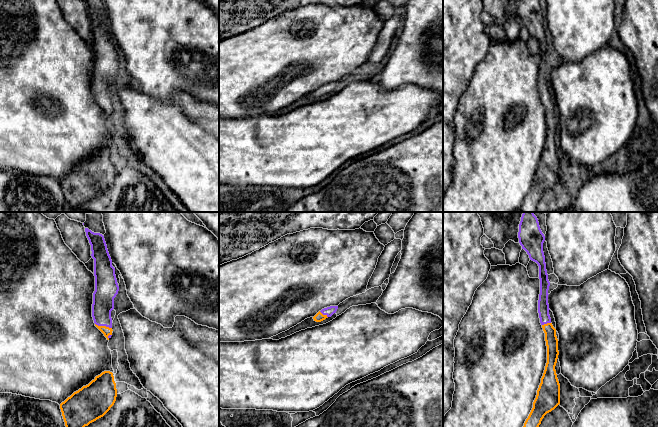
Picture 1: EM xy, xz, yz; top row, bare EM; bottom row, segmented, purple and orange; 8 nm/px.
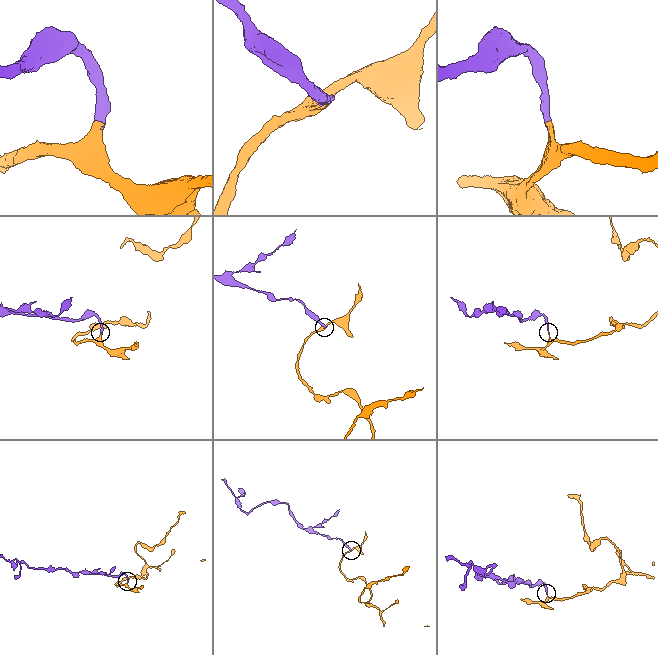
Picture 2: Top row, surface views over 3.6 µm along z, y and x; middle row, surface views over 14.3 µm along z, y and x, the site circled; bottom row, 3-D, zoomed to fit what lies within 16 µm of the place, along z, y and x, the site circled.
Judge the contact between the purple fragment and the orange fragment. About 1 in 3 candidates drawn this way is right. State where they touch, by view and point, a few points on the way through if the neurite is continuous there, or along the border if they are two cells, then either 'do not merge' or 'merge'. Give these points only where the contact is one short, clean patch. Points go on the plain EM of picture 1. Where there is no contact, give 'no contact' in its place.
meets purple in xy at (103, 101); runs through xy (103, 73), (103, 101), (107, 107); merge

